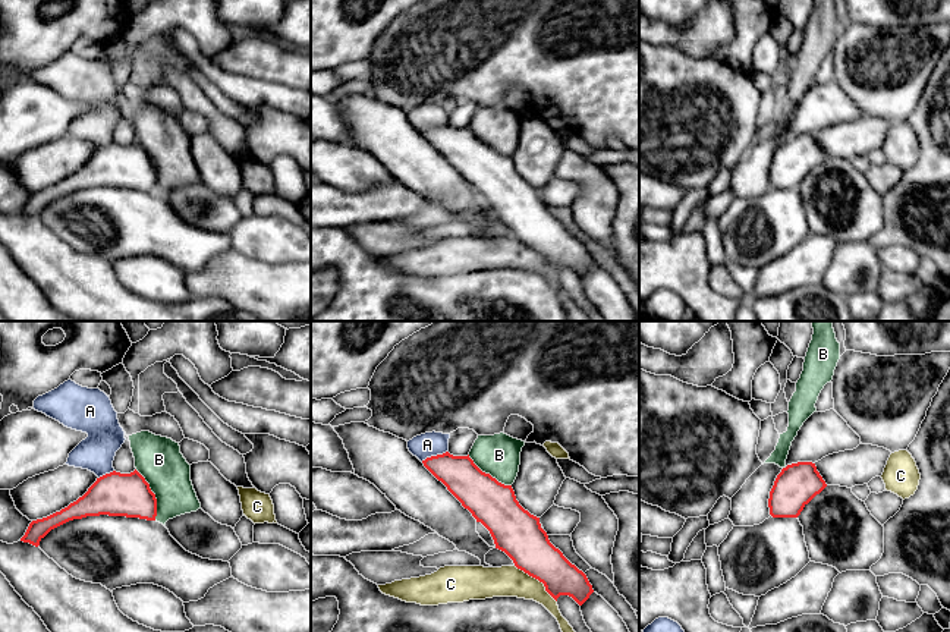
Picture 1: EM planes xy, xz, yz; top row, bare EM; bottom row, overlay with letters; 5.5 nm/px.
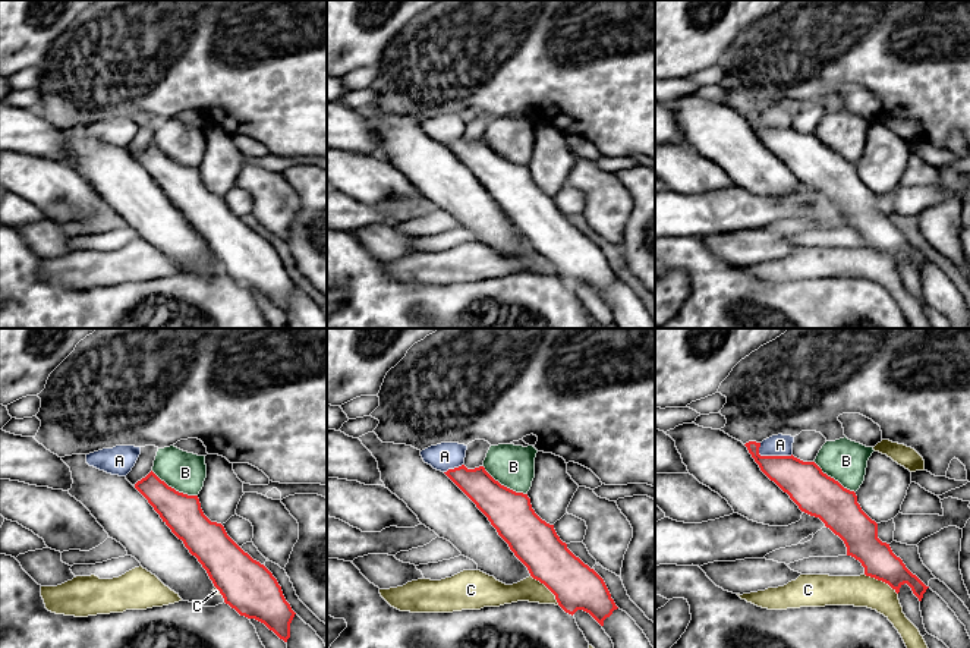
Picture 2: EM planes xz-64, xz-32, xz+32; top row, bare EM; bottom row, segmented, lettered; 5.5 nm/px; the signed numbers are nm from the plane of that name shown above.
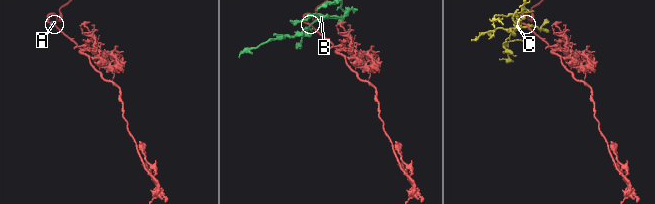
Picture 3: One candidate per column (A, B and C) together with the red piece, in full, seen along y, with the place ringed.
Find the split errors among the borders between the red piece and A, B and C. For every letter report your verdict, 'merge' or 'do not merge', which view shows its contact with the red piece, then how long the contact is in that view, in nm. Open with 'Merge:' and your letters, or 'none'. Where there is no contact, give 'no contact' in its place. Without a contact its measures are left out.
Merge: none
A: do not merge | xz | 160 nm
B: do not merge | xy | 300 nm
C: do not merge | xz | 300 nm

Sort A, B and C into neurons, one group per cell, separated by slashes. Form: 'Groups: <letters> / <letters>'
Groups: A / B / C

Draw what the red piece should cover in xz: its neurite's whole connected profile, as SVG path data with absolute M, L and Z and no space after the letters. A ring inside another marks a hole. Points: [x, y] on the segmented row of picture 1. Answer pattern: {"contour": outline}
{"contour": "M446 452L422 463L490 531L496 548L504 551L518 569L542 582L556 601L569 595L582 606L589 598L594 589L586 575L550 543L540 518L519 504L512 485L482 472L469 455Z"}

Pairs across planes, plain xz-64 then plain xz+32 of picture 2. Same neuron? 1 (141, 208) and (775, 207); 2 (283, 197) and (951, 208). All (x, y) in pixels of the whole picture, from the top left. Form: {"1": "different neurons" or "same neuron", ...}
{"1": "different neurons", "2": "same neuron"}

